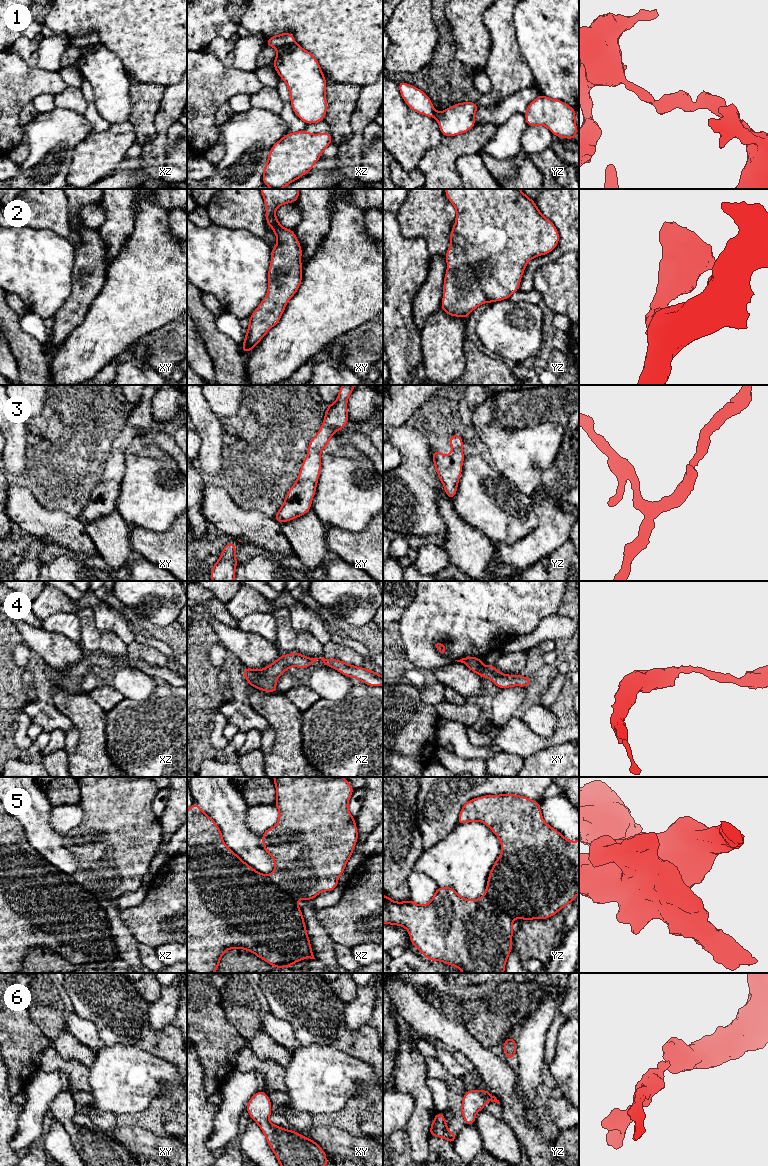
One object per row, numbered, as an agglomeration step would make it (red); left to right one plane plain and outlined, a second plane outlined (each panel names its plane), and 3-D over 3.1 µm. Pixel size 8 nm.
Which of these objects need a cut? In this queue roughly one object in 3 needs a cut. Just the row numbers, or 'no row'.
1, 5

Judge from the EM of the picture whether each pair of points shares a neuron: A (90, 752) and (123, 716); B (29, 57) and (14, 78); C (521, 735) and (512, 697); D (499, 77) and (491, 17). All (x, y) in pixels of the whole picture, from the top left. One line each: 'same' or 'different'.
A: different
B: different
C: different
D: same

